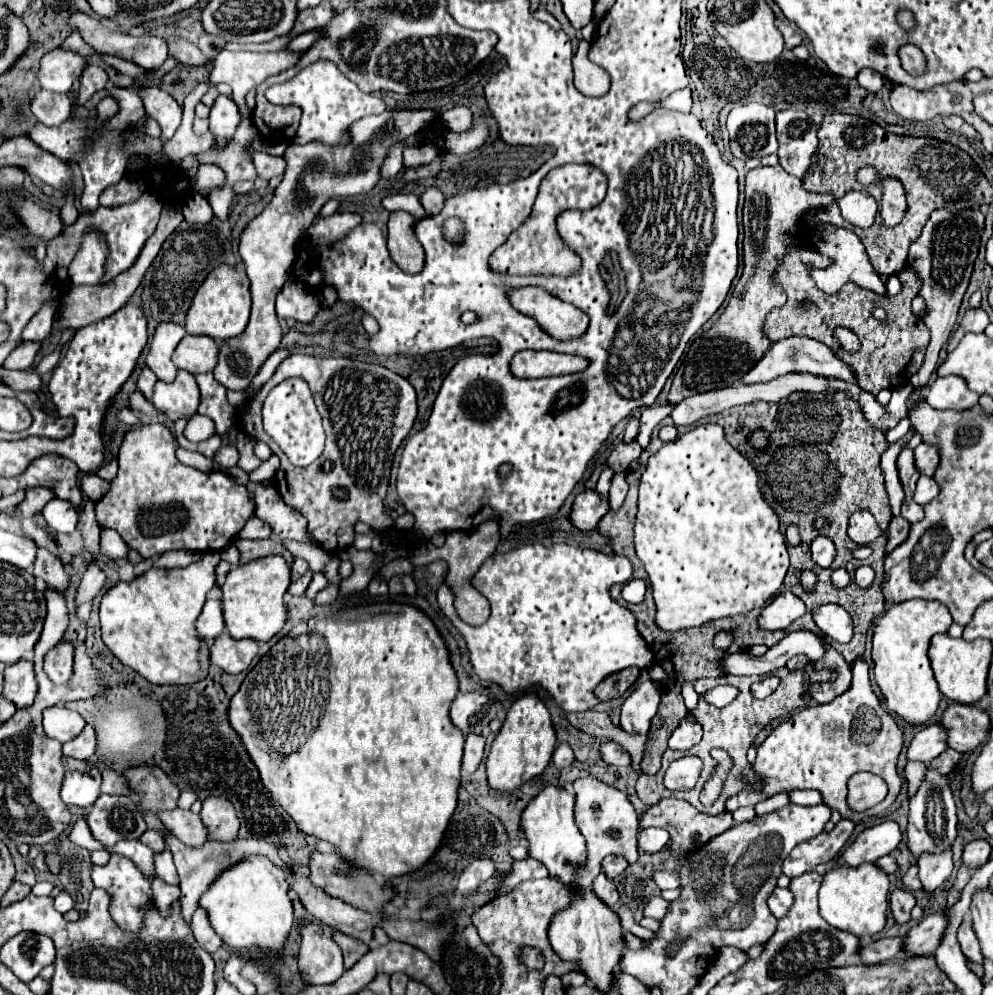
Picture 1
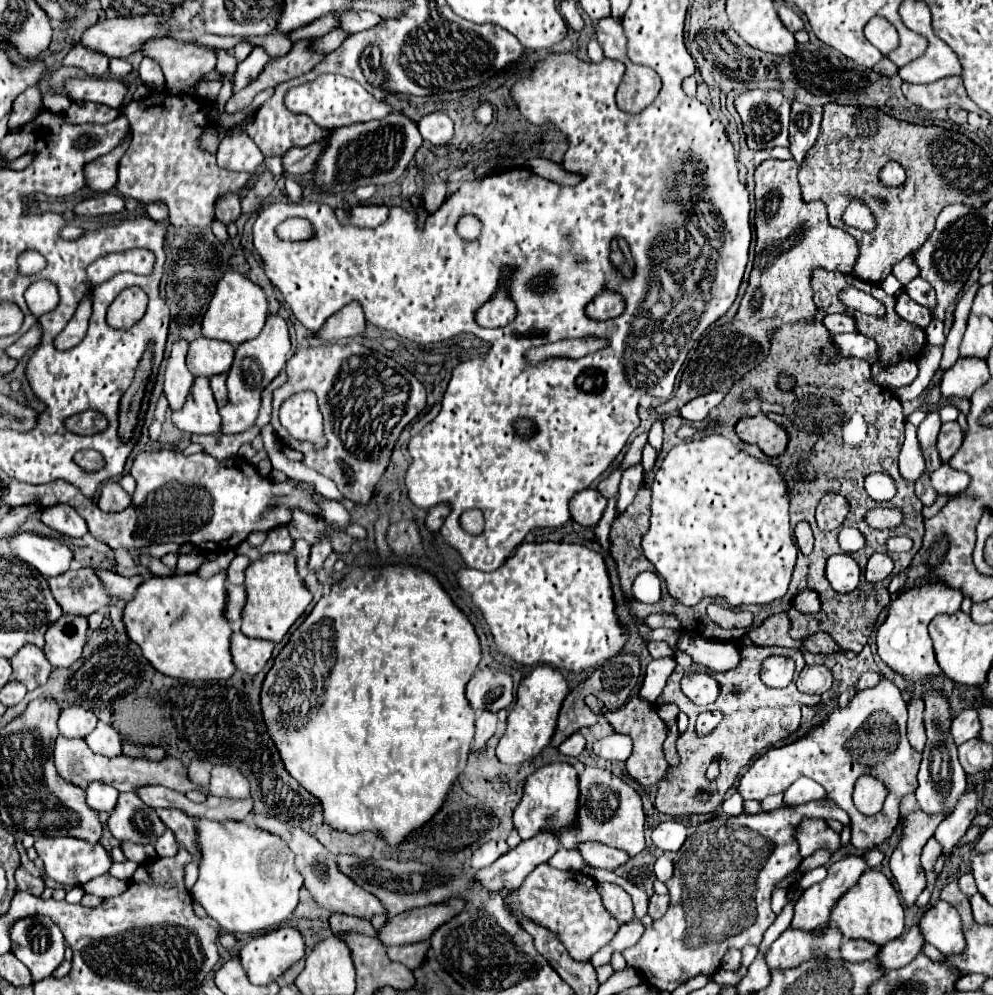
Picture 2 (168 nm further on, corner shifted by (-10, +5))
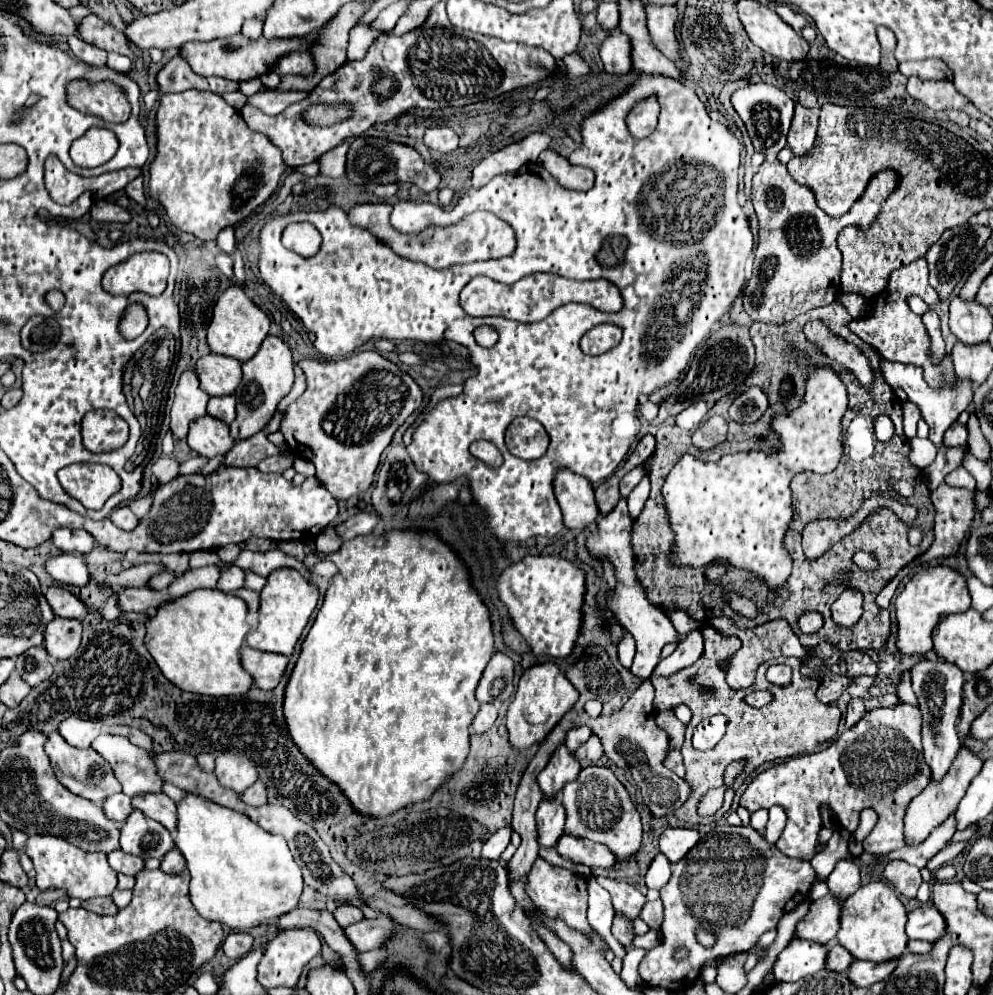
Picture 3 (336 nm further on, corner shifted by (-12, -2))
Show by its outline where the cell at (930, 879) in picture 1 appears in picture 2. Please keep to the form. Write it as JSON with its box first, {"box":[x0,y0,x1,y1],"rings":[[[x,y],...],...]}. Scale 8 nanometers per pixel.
{"box":[935,790,977,862],"rings":[[[967,790],[963,794],[963,798],[959,800],[957,808],[953,810],[951,816],[947,816],[935,832],[935,840],[941,844],[943,854],[945,854],[945,862],[951,860],[959,840],[963,838],[963,834],[967,832],[967,828],[971,826],[971,820],[977,814],[977,794],[973,790]]]}

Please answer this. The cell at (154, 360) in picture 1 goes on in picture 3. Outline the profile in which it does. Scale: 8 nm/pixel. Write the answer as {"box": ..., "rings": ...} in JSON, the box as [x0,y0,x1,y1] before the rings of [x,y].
{"box":[171,371,209,439],"rings":[[[185,371],[175,389],[175,399],[171,407],[171,433],[173,439],[185,439],[187,427],[197,417],[207,413],[209,395],[201,391],[199,379],[193,371]]]}

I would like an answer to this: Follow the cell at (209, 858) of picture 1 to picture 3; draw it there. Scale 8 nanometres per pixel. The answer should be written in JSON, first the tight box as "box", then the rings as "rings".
{"box":[133,793,177,835],"rings":[[[147,793],[133,797],[133,807],[143,811],[149,819],[159,821],[171,835],[175,835],[177,817],[175,817],[175,803],[165,793]]]}

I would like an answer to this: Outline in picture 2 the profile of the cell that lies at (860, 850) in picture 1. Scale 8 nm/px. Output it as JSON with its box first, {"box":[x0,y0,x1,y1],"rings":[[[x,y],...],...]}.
{"box":[789,854,867,930],"rings":[[[849,854],[827,868],[827,878],[807,888],[795,906],[795,916],[789,928],[813,930],[829,920],[831,906],[859,880],[867,870],[863,854]]]}

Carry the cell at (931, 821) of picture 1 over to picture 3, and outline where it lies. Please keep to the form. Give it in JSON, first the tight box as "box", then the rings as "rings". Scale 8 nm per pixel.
{"box":[911,659,963,781],"rings":[[[921,659],[911,669],[911,687],[919,701],[923,713],[923,749],[925,761],[933,771],[933,781],[939,781],[951,767],[959,751],[959,737],[955,733],[955,723],[959,719],[961,707],[961,689],[963,689],[963,671],[943,659]]]}

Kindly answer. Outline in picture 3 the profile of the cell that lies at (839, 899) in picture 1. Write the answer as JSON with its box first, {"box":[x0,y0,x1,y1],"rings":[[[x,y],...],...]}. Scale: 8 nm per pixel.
{"box":[837,881,907,963],"rings":[[[871,881],[859,887],[841,909],[841,927],[837,933],[839,945],[843,945],[855,959],[885,963],[899,959],[907,949],[907,935],[905,935],[907,911],[895,891],[881,881]]]}

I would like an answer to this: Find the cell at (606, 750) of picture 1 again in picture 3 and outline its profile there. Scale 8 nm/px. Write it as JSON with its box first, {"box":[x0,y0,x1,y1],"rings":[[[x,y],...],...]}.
{"box":[575,735,603,761],"rings":[[[591,735],[587,743],[583,743],[583,747],[579,747],[579,751],[575,751],[575,755],[579,759],[587,759],[587,761],[597,761],[603,755],[603,747],[597,735]]]}

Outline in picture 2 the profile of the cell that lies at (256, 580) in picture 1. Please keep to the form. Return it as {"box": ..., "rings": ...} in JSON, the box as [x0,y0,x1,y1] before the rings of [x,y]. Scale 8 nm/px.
{"box":[241,552,311,642],"rings":[[[289,552],[265,554],[259,560],[251,562],[249,568],[245,570],[245,592],[247,592],[247,602],[245,602],[241,632],[247,638],[265,638],[271,642],[279,642],[311,604],[311,594],[303,586],[297,574],[295,556]]]}

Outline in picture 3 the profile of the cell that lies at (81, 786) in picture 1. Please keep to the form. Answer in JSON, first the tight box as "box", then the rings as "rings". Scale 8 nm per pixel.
{"box":[101,793,133,823],"rings":[[[117,793],[109,799],[105,799],[105,803],[101,805],[105,815],[117,823],[125,823],[125,819],[131,815],[133,807],[131,807],[131,797],[123,795],[123,793]]]}

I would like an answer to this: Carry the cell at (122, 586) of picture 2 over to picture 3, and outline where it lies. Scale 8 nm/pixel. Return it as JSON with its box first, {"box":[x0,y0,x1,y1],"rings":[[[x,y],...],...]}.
{"box":[149,571,177,589],"rings":[[[161,571],[157,573],[153,579],[149,579],[149,587],[155,587],[155,589],[167,589],[173,581],[177,579],[177,575],[173,571]]]}

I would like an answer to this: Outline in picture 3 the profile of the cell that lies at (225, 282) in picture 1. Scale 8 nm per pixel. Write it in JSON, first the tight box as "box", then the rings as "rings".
{"box":[207,285,269,361],"rings":[[[231,285],[219,297],[213,309],[213,319],[207,329],[207,343],[213,353],[233,357],[239,361],[247,361],[259,351],[267,333],[269,333],[269,317],[245,295],[245,291],[239,285]]]}

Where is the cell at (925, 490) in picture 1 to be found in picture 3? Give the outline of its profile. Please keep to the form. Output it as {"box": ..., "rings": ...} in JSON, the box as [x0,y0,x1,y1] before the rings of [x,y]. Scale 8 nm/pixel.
{"box":[945,465,975,491],"rings":[[[963,465],[957,467],[955,471],[951,471],[951,473],[945,477],[945,483],[951,485],[951,487],[965,487],[965,489],[975,491],[975,479],[973,479],[973,475],[971,475]]]}

